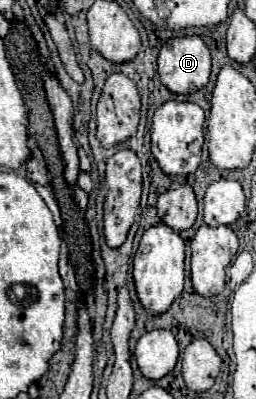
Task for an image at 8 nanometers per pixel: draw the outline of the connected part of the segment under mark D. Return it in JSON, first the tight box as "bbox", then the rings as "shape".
{"bbox":[158,36,210,94],"shape":[[[200,36],[168,40],[158,54],[158,76],[174,94],[188,94],[208,84],[210,52]]]}

